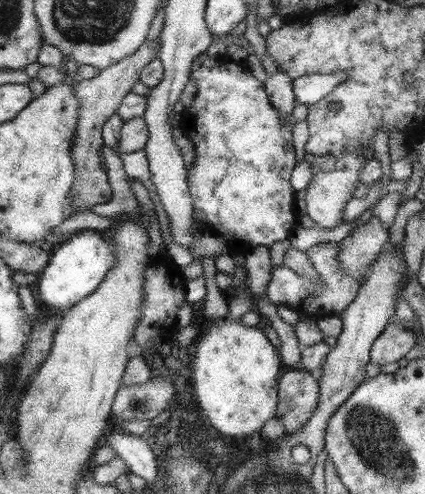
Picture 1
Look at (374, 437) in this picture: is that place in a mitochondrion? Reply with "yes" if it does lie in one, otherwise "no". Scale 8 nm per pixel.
yes

